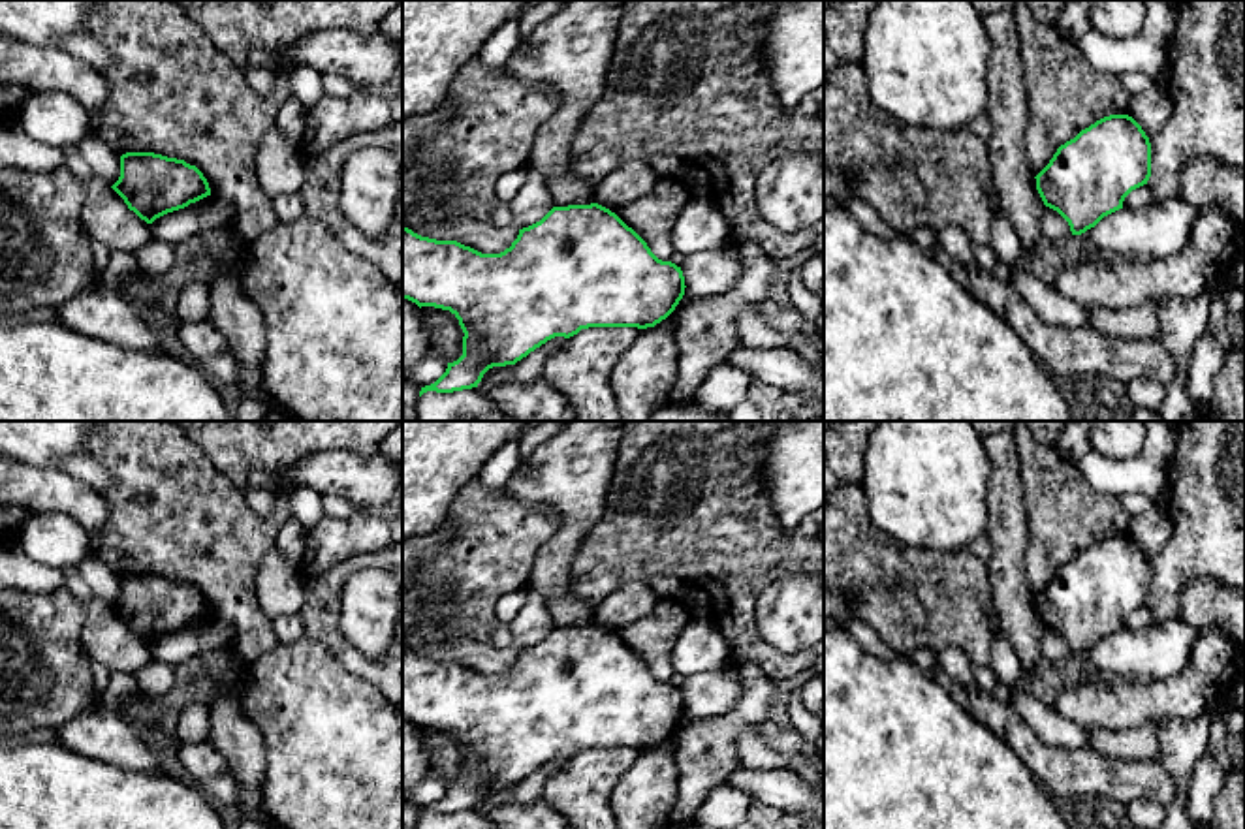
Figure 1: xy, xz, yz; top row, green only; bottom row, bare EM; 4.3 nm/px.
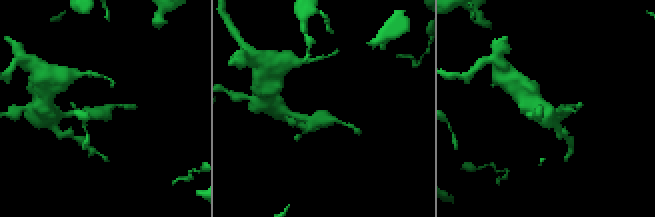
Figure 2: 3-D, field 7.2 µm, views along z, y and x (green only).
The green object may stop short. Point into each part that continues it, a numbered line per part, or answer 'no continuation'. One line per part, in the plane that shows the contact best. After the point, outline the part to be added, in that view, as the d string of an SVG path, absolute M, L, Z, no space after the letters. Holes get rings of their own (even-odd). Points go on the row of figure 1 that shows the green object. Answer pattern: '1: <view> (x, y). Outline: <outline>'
no continuation

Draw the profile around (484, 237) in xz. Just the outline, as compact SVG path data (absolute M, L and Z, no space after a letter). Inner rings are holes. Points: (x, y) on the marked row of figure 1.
M451 216L436 224L402 224L414 233L436 241L457 241L481 254L500 254L512 246L519 235L519 226L496 227L470 216Z

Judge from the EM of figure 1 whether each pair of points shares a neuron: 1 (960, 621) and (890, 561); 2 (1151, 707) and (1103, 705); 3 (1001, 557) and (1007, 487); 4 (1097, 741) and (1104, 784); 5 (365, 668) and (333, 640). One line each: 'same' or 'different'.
1: same
2: same
3: same
4: different
5: same

